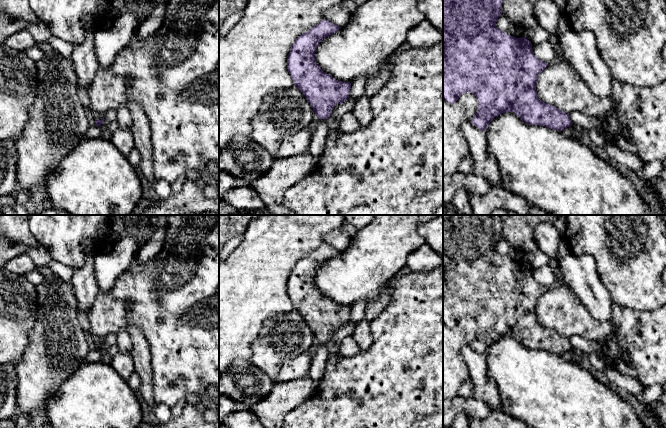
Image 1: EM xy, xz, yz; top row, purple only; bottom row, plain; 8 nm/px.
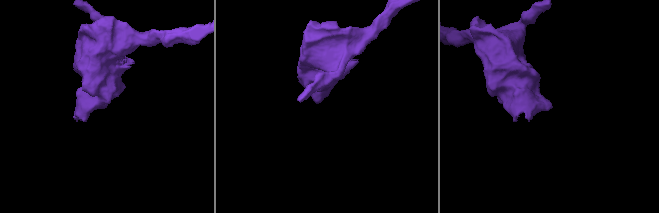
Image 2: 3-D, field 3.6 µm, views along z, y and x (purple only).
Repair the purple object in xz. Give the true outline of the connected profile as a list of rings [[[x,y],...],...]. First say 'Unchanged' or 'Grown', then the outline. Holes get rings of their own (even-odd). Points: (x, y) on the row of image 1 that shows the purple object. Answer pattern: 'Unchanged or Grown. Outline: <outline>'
Unchanged. Outline: [[[326,19],[319,22],[306,33],[300,35],[292,45],[287,56],[287,69],[294,85],[304,94],[319,119],[328,119],[338,104],[345,102],[350,95],[351,83],[334,79],[322,71],[316,63],[315,52],[318,44],[326,37],[337,32],[341,27]]]

